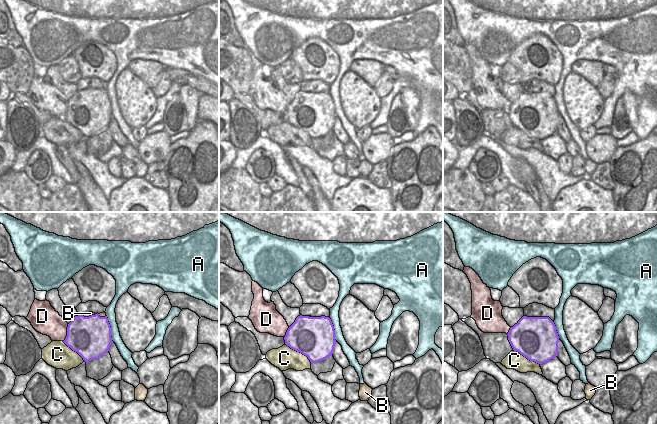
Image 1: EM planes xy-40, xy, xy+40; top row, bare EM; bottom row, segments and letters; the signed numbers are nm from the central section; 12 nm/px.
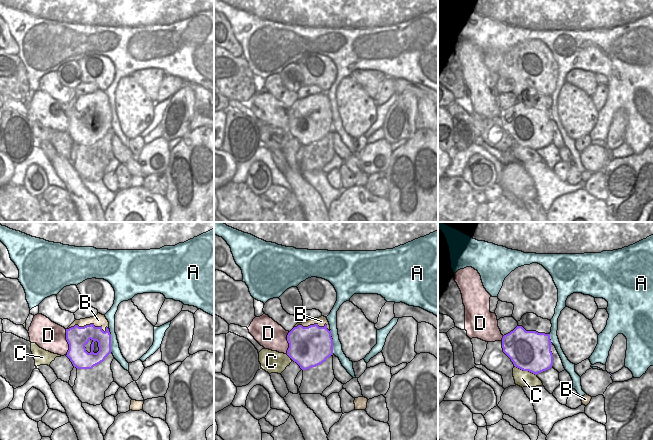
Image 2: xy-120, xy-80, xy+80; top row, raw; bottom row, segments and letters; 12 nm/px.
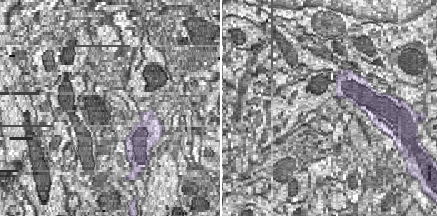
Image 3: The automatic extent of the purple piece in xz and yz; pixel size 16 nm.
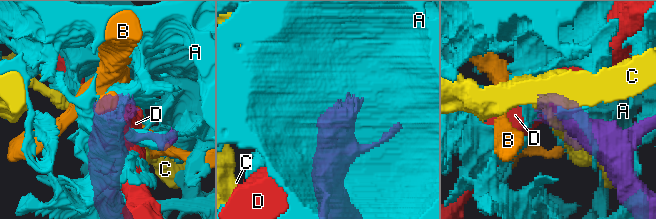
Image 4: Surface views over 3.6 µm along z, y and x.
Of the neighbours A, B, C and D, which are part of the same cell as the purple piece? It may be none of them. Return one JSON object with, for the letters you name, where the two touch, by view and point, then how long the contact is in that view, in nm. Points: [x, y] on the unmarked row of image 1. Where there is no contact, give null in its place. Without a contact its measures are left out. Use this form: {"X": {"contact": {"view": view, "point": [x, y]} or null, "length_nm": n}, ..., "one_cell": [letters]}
{"B": {"contact": {"view": "xy-40", "point": [89, 92]}, "length_nm": 180}, "one_cell": ["B"]}

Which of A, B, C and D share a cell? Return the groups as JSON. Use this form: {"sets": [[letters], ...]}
{"sets": [["A"], ["B"], ["C"], ["D"]]}

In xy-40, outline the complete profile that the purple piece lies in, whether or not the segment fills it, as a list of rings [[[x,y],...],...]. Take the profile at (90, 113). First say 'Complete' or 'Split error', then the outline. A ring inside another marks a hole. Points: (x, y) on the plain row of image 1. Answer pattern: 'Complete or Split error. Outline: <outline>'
Split error. Outline: [[[89,88],[75,92],[68,100],[63,118],[86,139],[103,132],[113,118],[106,89]]]

